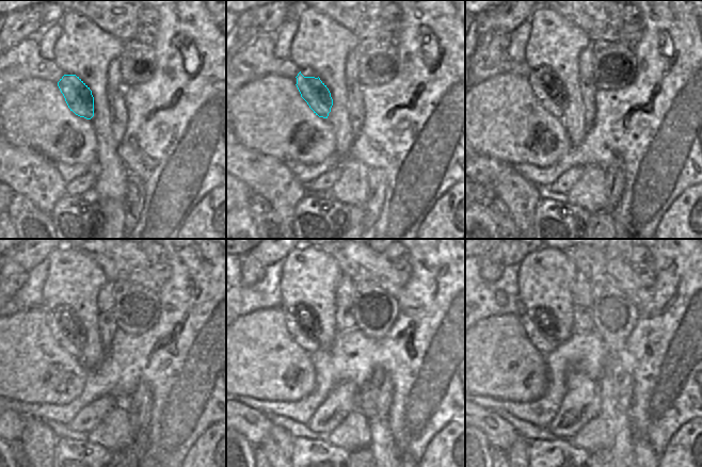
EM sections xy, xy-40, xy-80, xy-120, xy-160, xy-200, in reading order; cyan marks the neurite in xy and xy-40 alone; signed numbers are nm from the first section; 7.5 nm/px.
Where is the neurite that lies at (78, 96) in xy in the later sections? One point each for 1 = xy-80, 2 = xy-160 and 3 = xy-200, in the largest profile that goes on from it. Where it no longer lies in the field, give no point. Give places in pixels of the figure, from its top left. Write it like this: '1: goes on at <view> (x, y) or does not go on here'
1: goes on at xy-80 (549, 92)
2: goes on at xy-160 (303, 337)
3: goes on at xy-200 (541, 338)

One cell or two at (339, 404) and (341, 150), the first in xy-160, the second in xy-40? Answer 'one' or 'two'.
two

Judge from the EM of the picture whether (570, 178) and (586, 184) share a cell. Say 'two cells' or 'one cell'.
two cells

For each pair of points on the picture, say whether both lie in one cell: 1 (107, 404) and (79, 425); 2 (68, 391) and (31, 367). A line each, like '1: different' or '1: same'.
1: same
2: same

